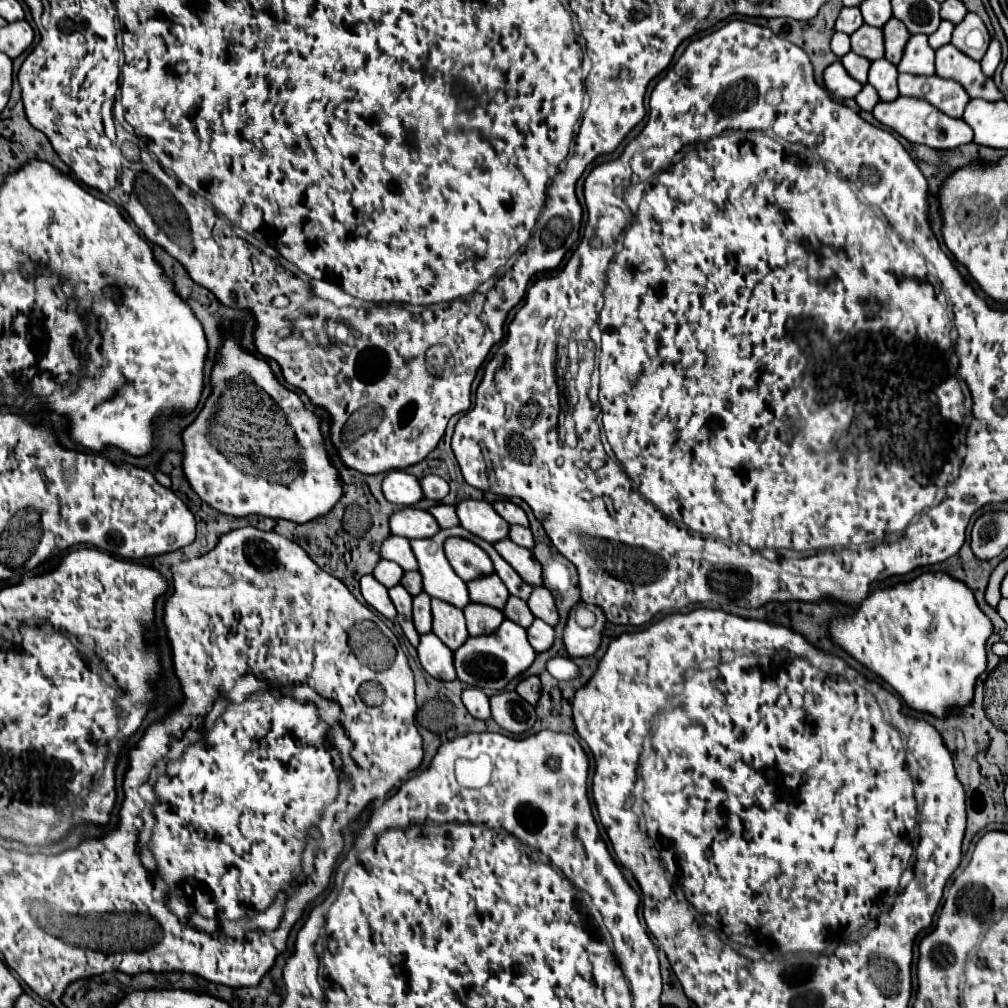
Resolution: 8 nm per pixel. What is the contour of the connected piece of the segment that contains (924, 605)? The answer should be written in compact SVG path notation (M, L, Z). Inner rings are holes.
M927 571L913 581L875 589L851 615L831 617L827 631L837 647L887 681L903 697L909 709L935 717L949 717L955 709L973 703L977 677L987 667L987 639L993 635L993 623L977 605L975 593L969 585L949 573Z

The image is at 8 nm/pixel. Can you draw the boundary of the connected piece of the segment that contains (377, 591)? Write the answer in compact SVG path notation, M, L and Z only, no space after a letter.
M373 575L361 577L361 593L363 593L365 601L371 607L375 607L381 615L385 615L391 621L397 617L397 609L393 609L393 603L389 601L389 589L385 585L381 585Z

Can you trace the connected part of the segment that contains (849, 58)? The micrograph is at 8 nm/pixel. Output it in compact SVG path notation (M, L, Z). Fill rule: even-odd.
M847 53L845 57L841 57L841 63L853 79L857 79L863 85L867 83L867 73L869 73L869 67L871 67L869 59L865 59L861 55L855 55L855 53Z

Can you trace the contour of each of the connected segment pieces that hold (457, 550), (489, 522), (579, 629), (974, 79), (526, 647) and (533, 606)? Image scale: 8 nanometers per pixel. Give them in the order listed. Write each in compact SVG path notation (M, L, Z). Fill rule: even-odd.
M453 537L445 541L445 555L449 557L449 563L453 565L453 571L463 581L473 581L473 579L491 575L495 571L489 555L479 545L467 539Z
M461 501L457 503L457 515L461 527L469 529L473 535L489 543L497 543L509 537L509 523L501 515L497 515L493 505L489 505L487 501Z
M579 603L577 607L571 609L569 613L569 621L565 625L565 647L569 657L589 657L593 655L599 647L601 647L601 637L603 637L603 629L607 625L605 613L601 607L597 605L587 605L587 603ZM579 607L587 607L593 615L595 615L595 623L583 627L577 623L575 613Z
M943 45L937 49L937 75L955 79L965 85L965 91L971 99L981 97L987 101L1001 101L1003 93L997 89L993 77L985 77L981 63L967 57L955 45Z
M505 619L495 633L467 639L465 645L455 651L455 669L457 677L471 687L503 691L511 679L531 667L535 657L537 653L527 639L527 631L521 625L515 625L511 619Z
M535 587L529 601L527 601L531 613L539 619L543 619L545 623L549 623L551 627L555 627L559 623L559 611L557 611L557 603L553 599L553 593L549 593L549 589L545 587Z

